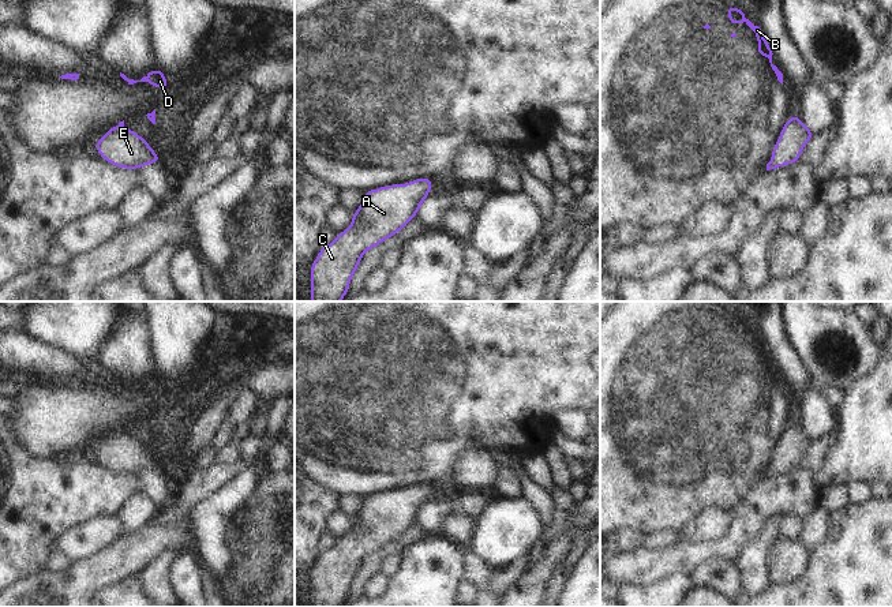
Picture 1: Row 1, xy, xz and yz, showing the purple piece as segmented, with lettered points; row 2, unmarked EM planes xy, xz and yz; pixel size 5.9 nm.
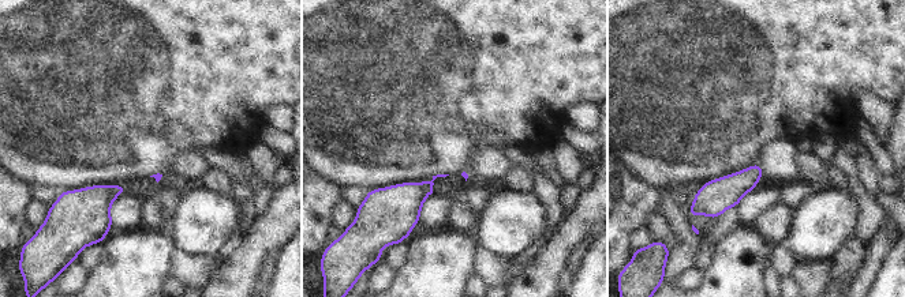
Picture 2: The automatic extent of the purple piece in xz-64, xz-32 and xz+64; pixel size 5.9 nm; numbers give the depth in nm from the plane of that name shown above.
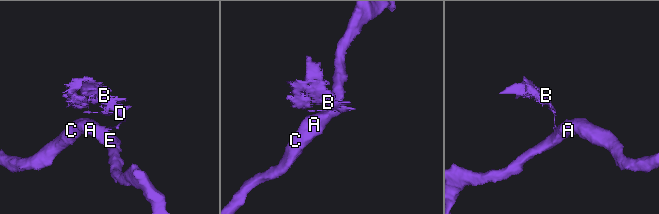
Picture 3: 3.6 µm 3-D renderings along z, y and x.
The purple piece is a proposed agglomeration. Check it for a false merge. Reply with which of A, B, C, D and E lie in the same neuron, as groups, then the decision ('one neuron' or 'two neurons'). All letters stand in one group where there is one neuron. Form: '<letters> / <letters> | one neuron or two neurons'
A C E / B D | two neurons

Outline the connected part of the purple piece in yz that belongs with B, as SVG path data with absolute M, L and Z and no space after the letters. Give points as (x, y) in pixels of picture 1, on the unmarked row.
M726 311L726 319L731 330L739 331L743 326L756 338L758 357L769 364L771 372L775 376L777 386L783 390L783 379L772 370L772 355L768 351L768 345L764 342L761 334L754 331L747 323L742 314L734 314L732 311Z

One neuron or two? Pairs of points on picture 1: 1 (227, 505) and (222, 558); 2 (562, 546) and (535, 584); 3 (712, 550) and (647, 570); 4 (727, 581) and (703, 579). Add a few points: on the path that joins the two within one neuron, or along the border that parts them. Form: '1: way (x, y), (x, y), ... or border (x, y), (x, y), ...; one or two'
1: way (220, 519), (220, 544); one
2: way (554, 555), (539, 574); one
3: way (696, 554), (663, 564); one
4: way (722, 580), (708, 579); one

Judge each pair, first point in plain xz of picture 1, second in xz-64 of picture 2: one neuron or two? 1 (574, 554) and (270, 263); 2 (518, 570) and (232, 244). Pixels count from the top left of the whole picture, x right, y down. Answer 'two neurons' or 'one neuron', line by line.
1: one neuron
2: one neuron

